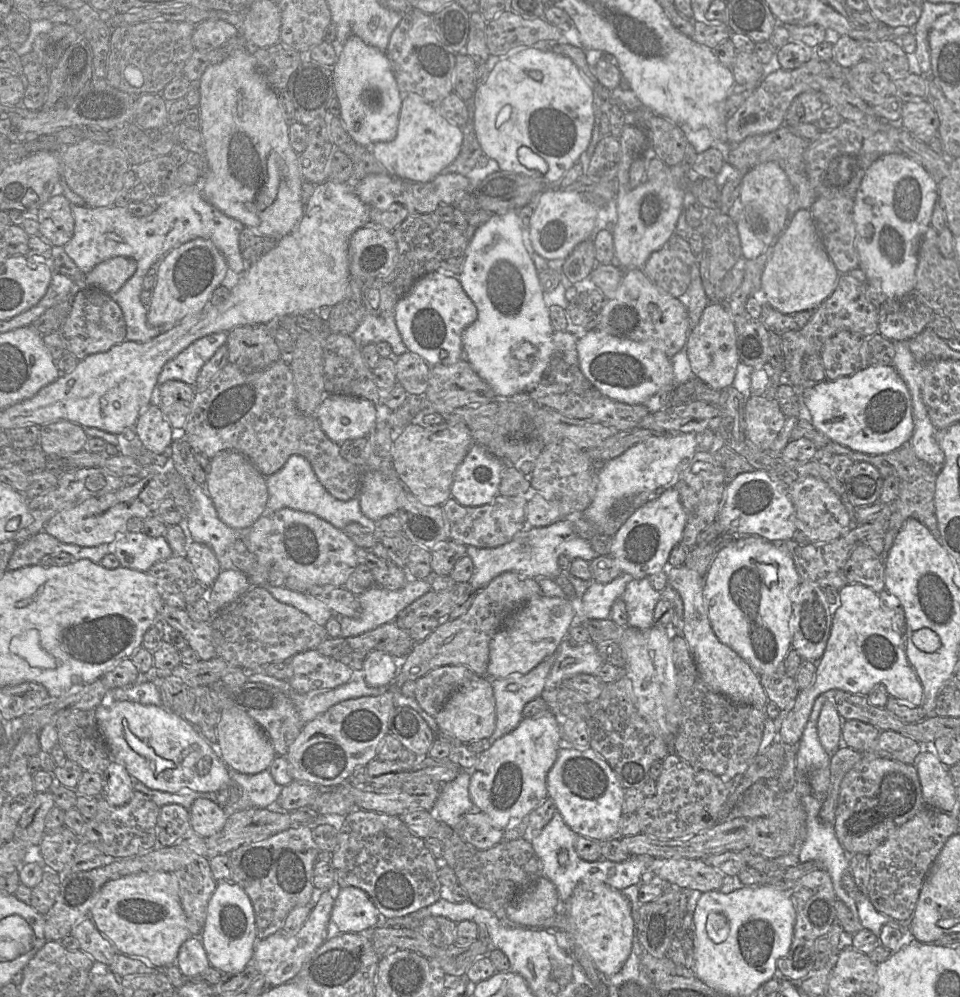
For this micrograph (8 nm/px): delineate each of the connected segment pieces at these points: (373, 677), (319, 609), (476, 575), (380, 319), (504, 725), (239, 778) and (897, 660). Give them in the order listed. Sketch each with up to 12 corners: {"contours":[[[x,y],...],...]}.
{"contours":[[[373,650],[363,661],[365,681],[389,687],[401,664],[389,653]],[[265,586],[277,601],[325,627],[332,611],[307,592]],[[574,516],[523,528],[496,548],[467,546],[468,584],[487,586],[504,572],[555,579],[559,556],[599,555]],[[394,311],[366,314],[351,337],[360,348],[387,342],[393,357],[407,351]],[[556,654],[525,675],[491,679],[493,744],[518,726],[540,697]],[[228,768],[240,786],[227,818],[251,808],[273,809],[283,787],[269,769],[249,775]],[[839,590],[825,652],[777,741],[797,745],[829,690],[919,707],[923,687],[879,593]]]}

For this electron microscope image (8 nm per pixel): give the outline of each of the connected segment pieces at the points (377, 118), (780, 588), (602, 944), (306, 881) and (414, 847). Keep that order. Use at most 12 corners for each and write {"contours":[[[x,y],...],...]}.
{"contours":[[[350,36],[332,68],[356,143],[397,134],[402,95],[386,52]],[[759,536],[703,578],[719,641],[758,674],[792,648],[800,583]],[[581,882],[564,903],[576,945],[606,977],[635,935],[622,892]],[[299,827],[229,854],[258,940],[316,904],[319,852]],[[351,811],[331,865],[384,919],[441,898],[439,861],[399,816]]]}

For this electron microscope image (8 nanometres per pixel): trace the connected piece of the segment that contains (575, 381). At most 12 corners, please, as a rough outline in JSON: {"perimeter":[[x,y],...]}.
{"perimeter":[[554,331],[554,350],[528,391],[539,406],[617,430],[650,414],[603,395],[579,365],[577,340]]}

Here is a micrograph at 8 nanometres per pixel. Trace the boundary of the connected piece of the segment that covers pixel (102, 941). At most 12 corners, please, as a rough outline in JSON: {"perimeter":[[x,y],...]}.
{"perimeter":[[89,915],[70,934],[94,961],[108,966],[119,950]]}

